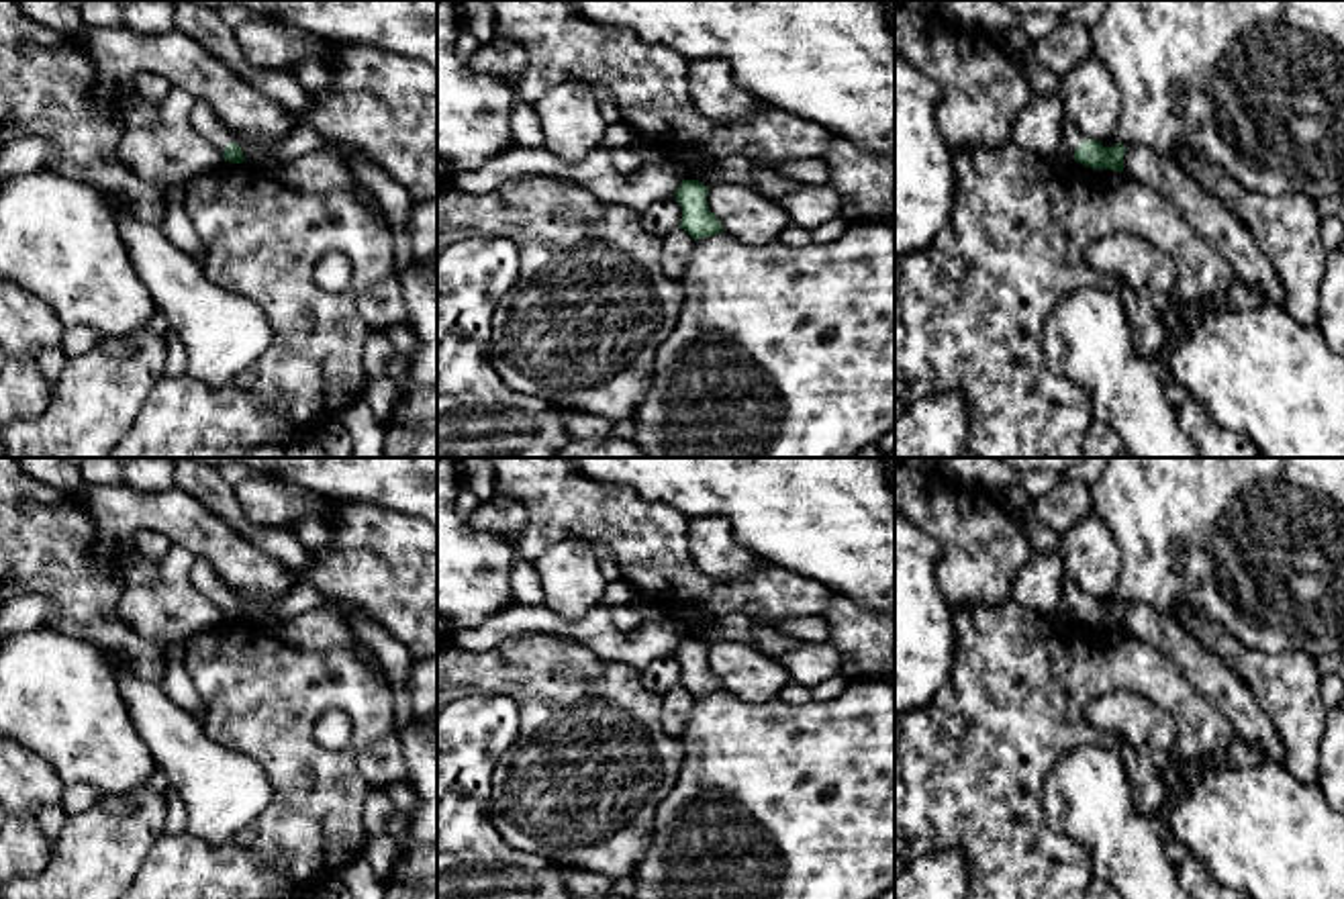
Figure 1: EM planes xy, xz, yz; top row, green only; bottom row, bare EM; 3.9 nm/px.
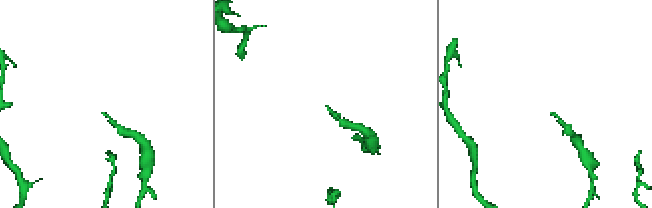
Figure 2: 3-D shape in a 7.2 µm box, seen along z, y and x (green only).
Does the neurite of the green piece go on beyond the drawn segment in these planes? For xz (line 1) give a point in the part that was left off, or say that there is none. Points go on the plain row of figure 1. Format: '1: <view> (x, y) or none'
1: none

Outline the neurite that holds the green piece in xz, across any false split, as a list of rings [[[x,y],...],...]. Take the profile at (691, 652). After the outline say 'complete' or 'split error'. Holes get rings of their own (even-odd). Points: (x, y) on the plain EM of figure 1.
[[[682,637],[674,656],[682,666],[680,687],[694,699],[723,691],[721,678],[709,668],[709,644],[699,637]]]; complete

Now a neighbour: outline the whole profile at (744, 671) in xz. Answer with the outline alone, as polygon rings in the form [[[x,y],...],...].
[[[713,642],[707,652],[709,668],[725,691],[746,699],[778,699],[790,682],[788,668],[746,642]]]

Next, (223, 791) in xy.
[[[102,654],[118,678],[137,734],[184,801],[186,832],[223,846],[253,823],[272,801],[263,768],[208,740],[202,721],[182,709],[161,684],[137,676],[125,656]]]

